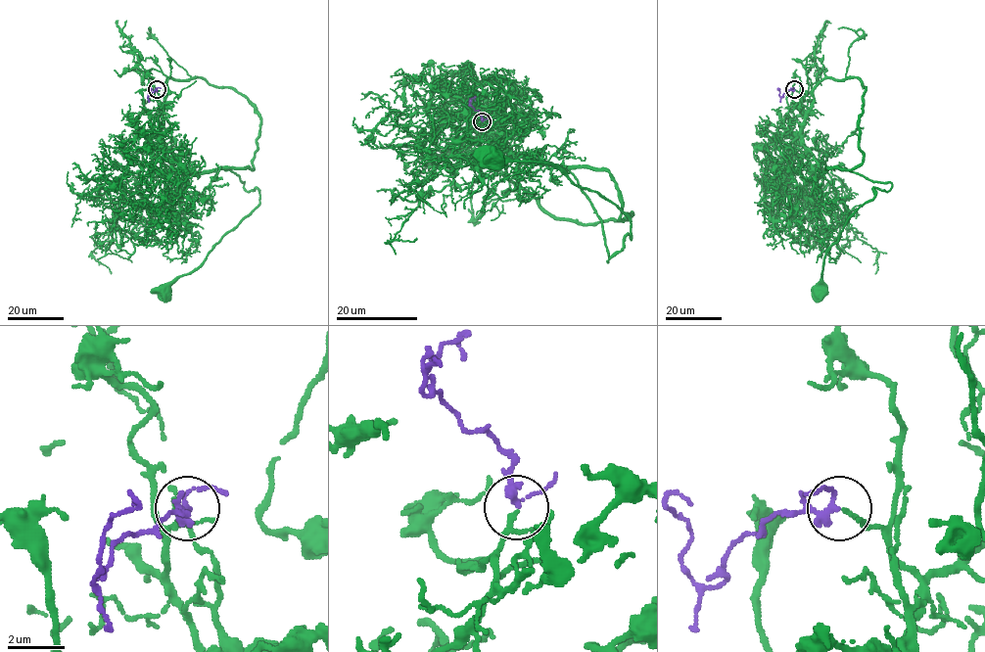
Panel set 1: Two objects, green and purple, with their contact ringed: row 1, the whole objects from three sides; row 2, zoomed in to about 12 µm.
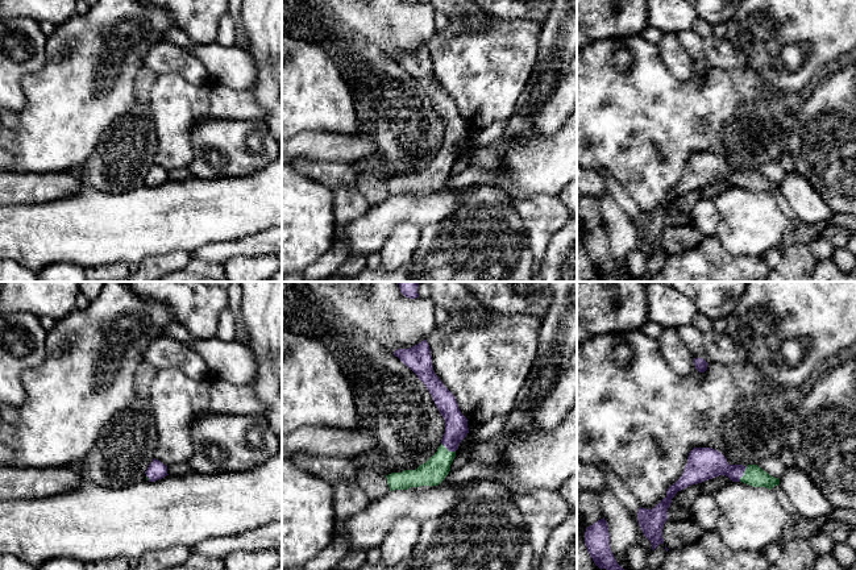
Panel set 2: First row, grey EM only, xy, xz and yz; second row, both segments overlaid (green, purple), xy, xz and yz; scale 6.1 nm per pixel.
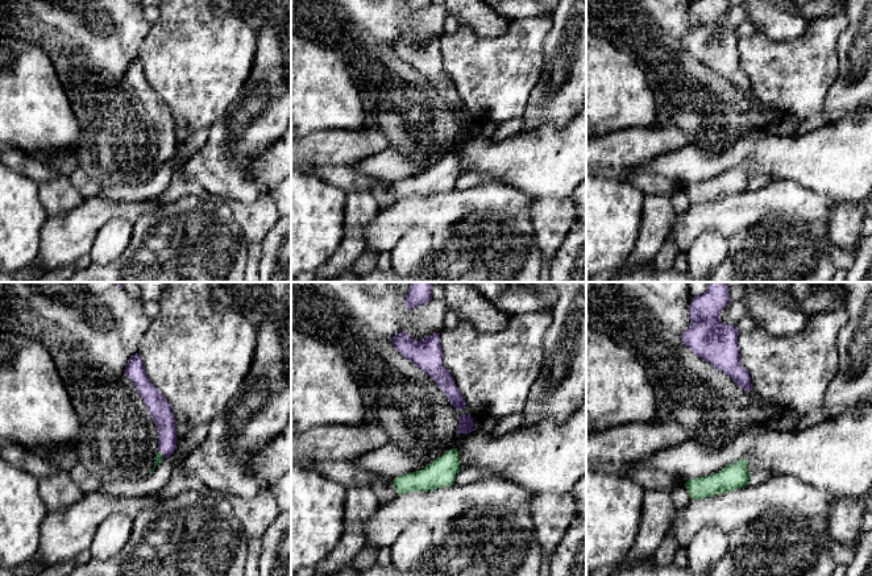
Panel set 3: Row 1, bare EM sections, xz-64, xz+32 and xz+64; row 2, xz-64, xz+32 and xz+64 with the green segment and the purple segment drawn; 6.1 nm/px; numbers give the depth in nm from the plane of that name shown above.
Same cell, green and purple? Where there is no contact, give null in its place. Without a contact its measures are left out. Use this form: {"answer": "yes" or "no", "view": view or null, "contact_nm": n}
{"answer": "yes", "view": "yz", "contact_nm": 110}

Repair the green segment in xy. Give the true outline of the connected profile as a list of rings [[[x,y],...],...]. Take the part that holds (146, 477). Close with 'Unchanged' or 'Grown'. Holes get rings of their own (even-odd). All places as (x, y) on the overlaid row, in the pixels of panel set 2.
[[[155,458],[149,465],[145,474],[146,474],[146,480],[149,480],[149,482],[155,482],[155,480],[162,479],[166,475],[169,475],[167,474],[167,466]]]. Grown

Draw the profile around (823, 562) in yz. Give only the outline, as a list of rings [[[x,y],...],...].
[[[834,554],[818,556],[813,570],[856,570],[856,562],[851,567],[843,567]]]

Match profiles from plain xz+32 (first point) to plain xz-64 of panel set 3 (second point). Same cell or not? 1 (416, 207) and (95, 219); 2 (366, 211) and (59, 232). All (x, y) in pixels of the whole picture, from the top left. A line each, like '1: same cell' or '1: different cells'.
1: same cell
2: different cells

